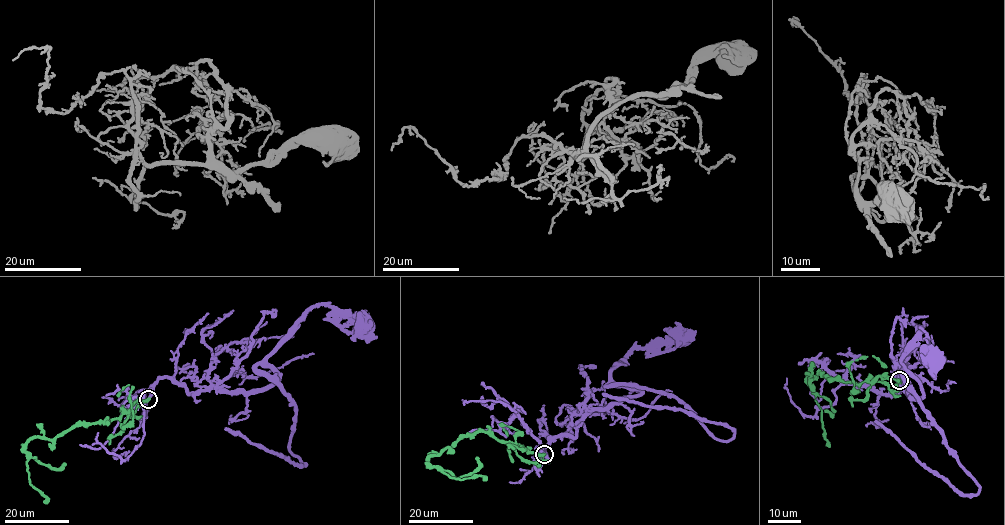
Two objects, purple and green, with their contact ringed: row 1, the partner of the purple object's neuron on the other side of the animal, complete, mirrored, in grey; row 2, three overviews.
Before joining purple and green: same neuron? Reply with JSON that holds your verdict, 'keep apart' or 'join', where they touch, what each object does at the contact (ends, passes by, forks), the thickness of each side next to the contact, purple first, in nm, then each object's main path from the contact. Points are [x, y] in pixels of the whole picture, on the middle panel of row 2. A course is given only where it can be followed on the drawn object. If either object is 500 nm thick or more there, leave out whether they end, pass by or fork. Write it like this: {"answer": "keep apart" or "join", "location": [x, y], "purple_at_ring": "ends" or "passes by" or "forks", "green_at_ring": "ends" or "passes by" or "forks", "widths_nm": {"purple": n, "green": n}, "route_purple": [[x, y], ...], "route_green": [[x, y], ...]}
{"answer": "keep apart", "location": [544, 454], "widths_nm": {"purple": 480, "green": 600}, "route_purple": [[544, 454], [560, 436], [575, 437], [589, 413], [640, 393], [610, 376], [633, 348], [682, 335]], "route_green": [[545, 454], [482, 431], [460, 436], [429, 457], [428, 463], [453, 478], [486, 480]]}

